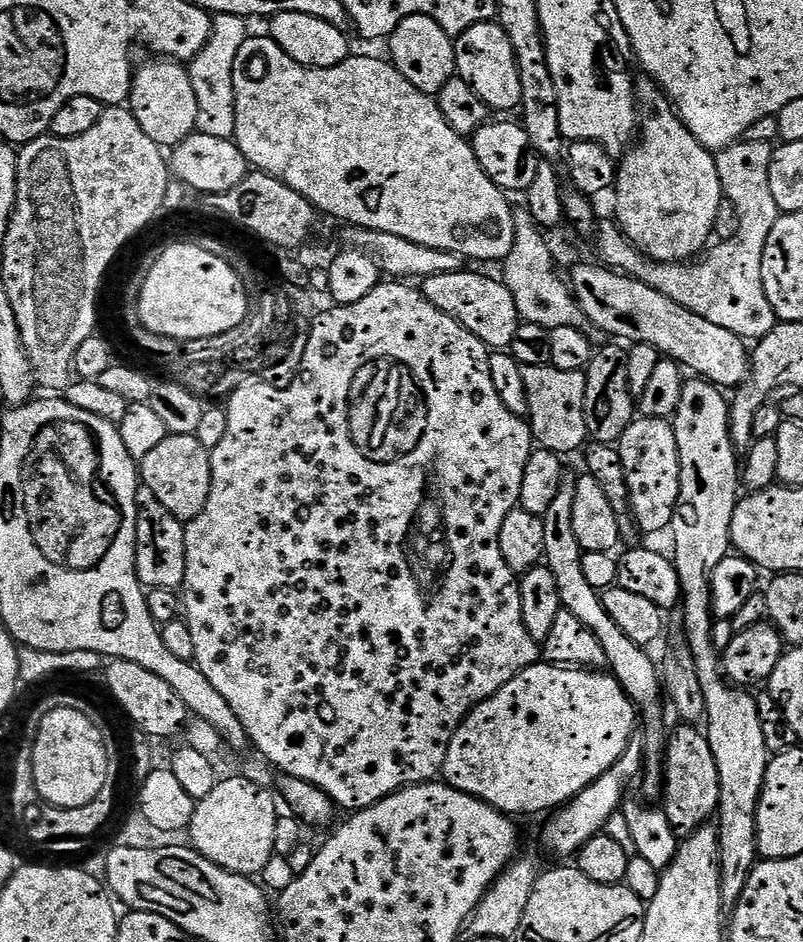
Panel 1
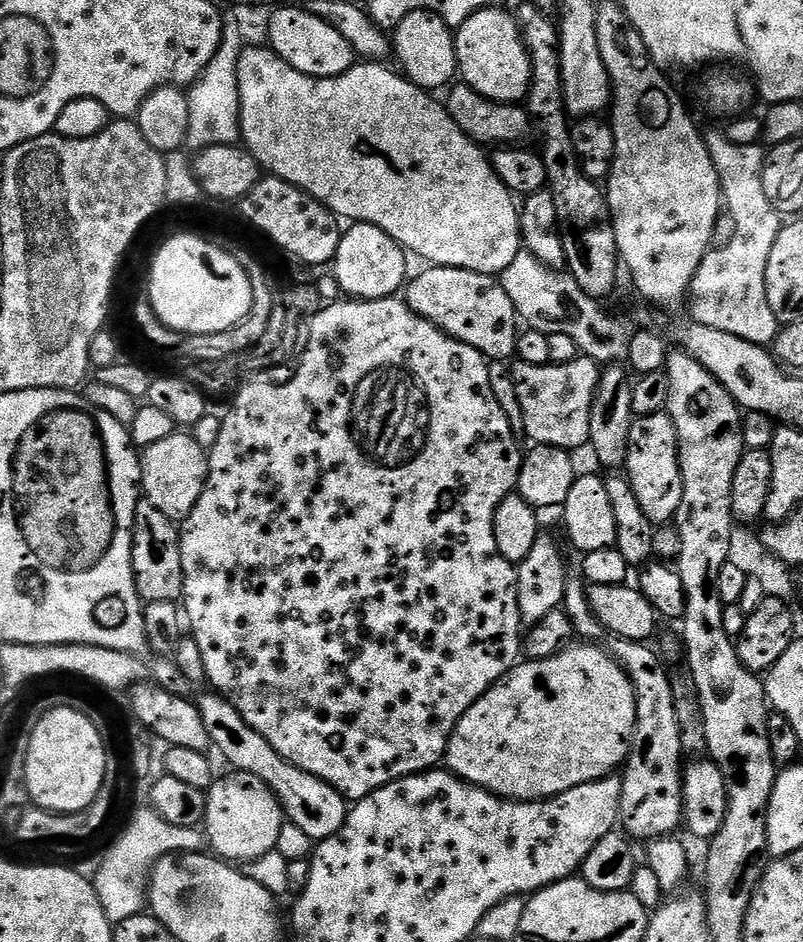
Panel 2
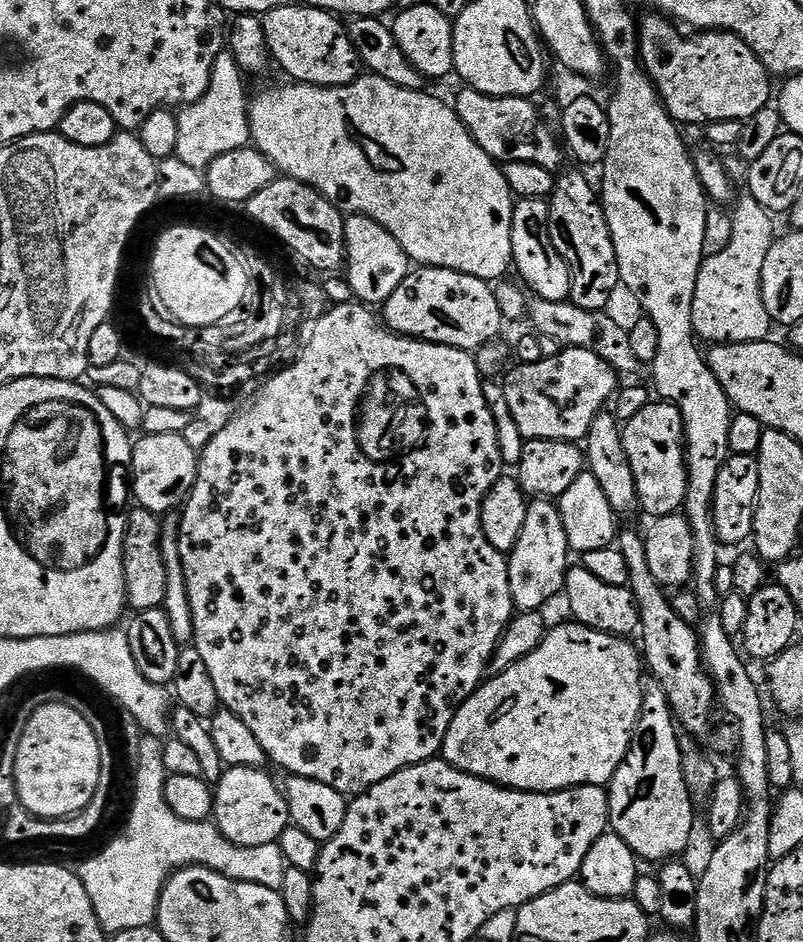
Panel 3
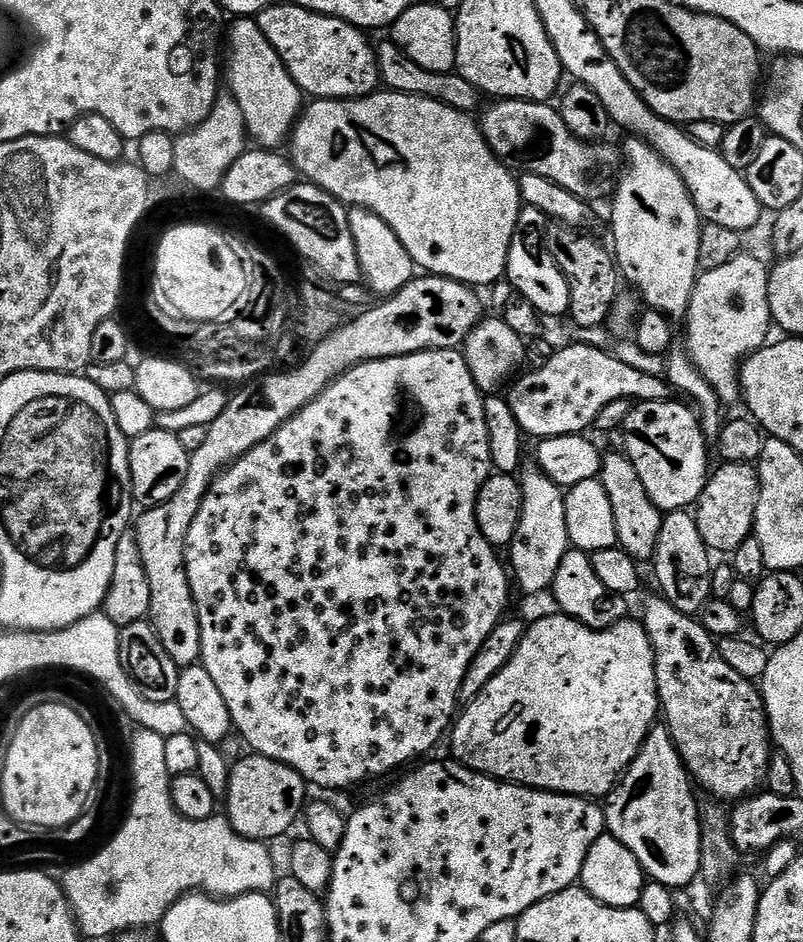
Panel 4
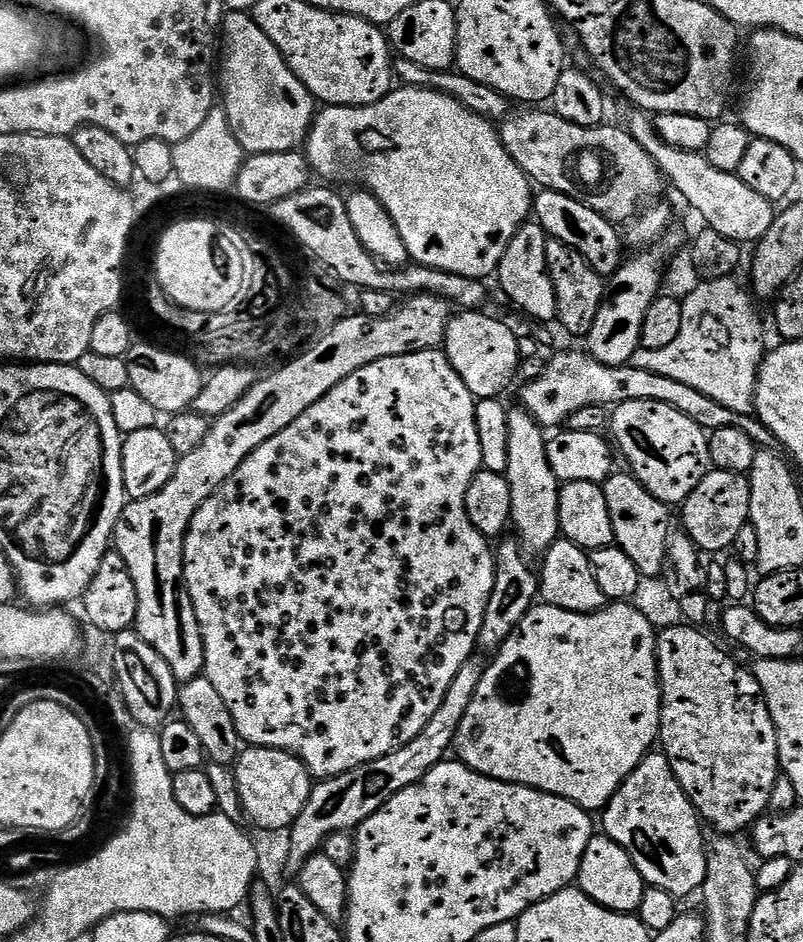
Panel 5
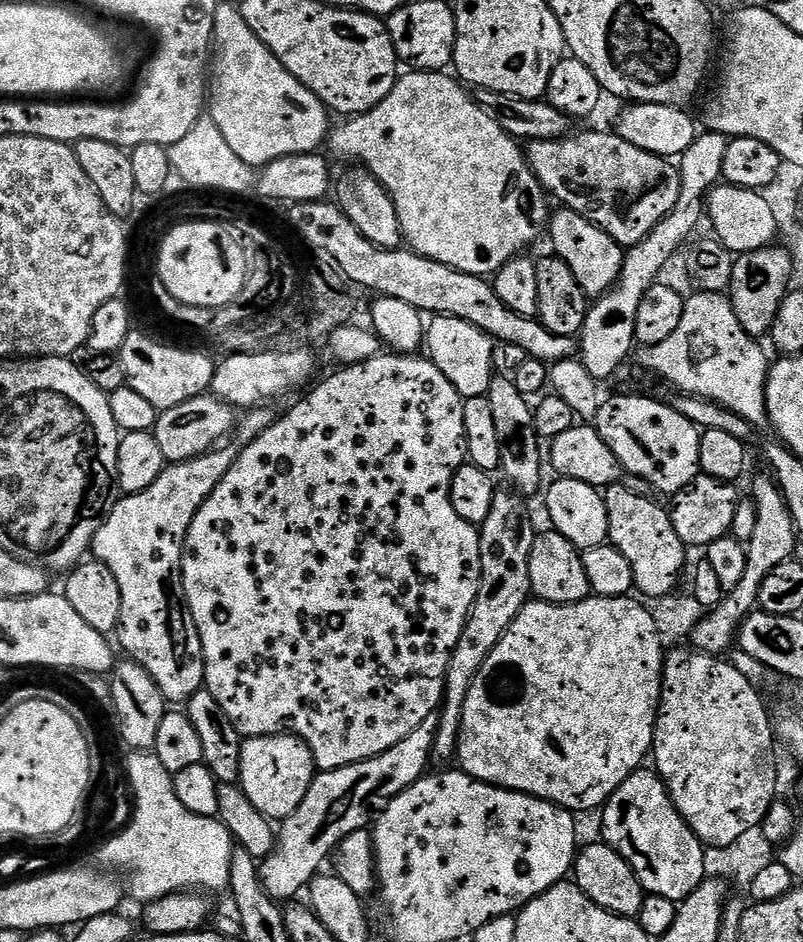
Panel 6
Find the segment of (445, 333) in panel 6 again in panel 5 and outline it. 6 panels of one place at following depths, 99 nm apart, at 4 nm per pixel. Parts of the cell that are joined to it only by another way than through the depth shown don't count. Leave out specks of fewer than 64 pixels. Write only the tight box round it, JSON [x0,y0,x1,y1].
[442,310,521,399]

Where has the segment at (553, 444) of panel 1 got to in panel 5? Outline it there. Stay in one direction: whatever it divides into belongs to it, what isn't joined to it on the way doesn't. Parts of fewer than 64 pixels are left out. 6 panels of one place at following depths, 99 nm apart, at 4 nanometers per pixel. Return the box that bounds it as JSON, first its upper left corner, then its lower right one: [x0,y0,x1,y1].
[519,350,777,450]

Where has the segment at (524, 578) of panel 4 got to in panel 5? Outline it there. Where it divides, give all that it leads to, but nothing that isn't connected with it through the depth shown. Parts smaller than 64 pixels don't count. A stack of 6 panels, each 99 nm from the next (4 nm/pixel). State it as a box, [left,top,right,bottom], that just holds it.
[503,406,562,554]

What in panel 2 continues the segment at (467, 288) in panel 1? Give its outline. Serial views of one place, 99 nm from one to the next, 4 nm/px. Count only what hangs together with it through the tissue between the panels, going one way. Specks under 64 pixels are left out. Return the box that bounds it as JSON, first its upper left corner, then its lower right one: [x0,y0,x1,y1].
[406,266,522,362]

